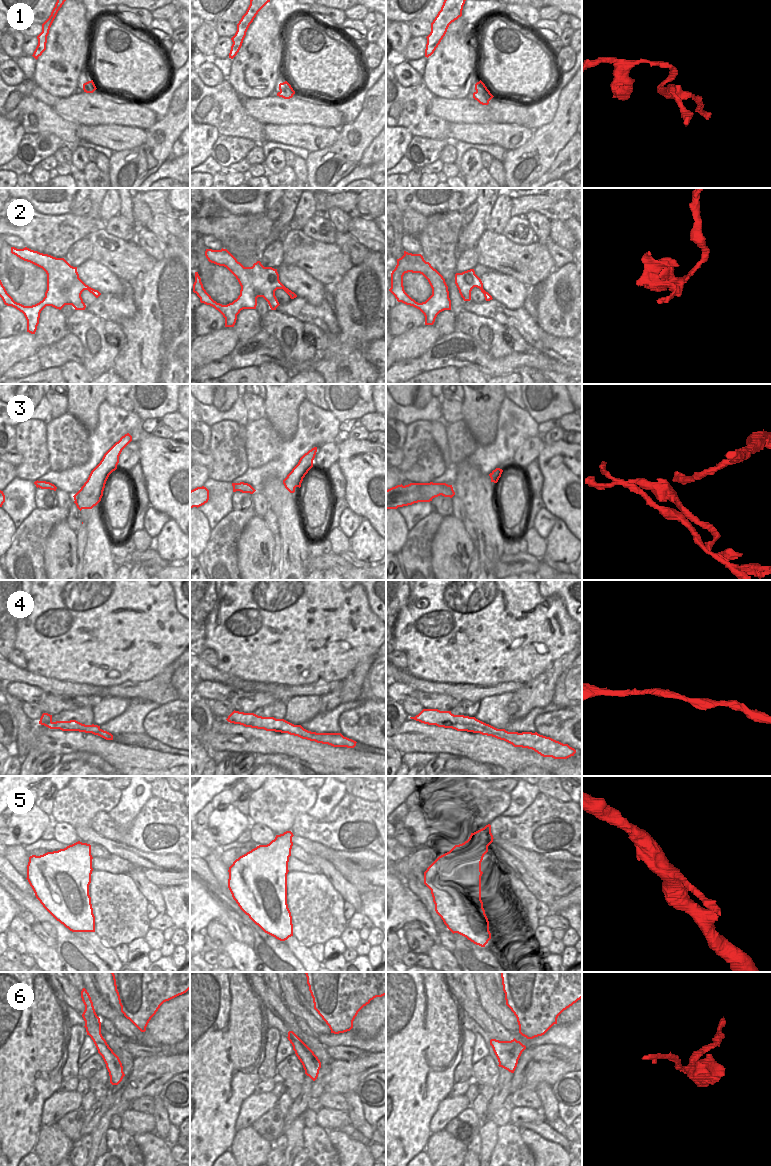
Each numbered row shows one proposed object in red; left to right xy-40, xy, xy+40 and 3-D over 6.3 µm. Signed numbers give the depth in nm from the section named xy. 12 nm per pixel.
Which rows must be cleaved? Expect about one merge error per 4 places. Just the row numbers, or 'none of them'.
2, 3, 5

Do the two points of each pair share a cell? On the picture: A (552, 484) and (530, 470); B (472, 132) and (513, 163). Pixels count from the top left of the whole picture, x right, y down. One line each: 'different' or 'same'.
A: different
B: different

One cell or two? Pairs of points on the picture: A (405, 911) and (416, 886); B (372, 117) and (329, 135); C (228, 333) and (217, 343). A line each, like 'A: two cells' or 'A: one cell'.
A: two cells
B: two cells
C: one cell

